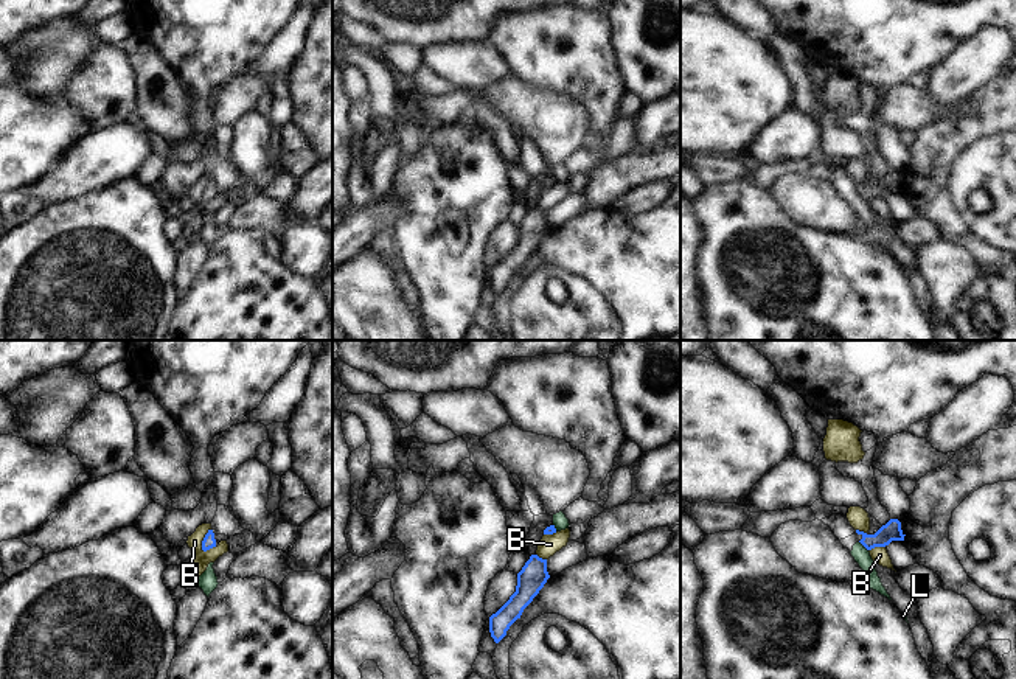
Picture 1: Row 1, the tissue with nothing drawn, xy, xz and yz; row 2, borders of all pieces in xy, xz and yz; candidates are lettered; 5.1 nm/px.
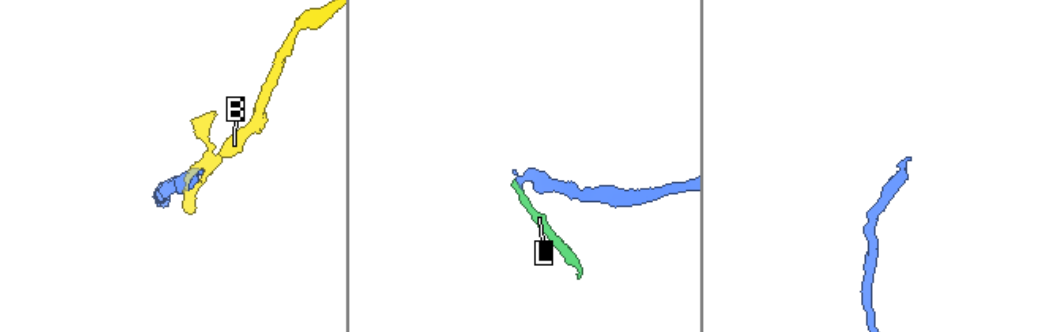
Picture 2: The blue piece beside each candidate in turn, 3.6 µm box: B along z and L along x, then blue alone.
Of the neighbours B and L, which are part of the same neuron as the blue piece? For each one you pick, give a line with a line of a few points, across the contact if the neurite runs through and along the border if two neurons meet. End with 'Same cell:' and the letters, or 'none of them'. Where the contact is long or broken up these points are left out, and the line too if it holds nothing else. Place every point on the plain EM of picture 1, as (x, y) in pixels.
Same cell: none of them

